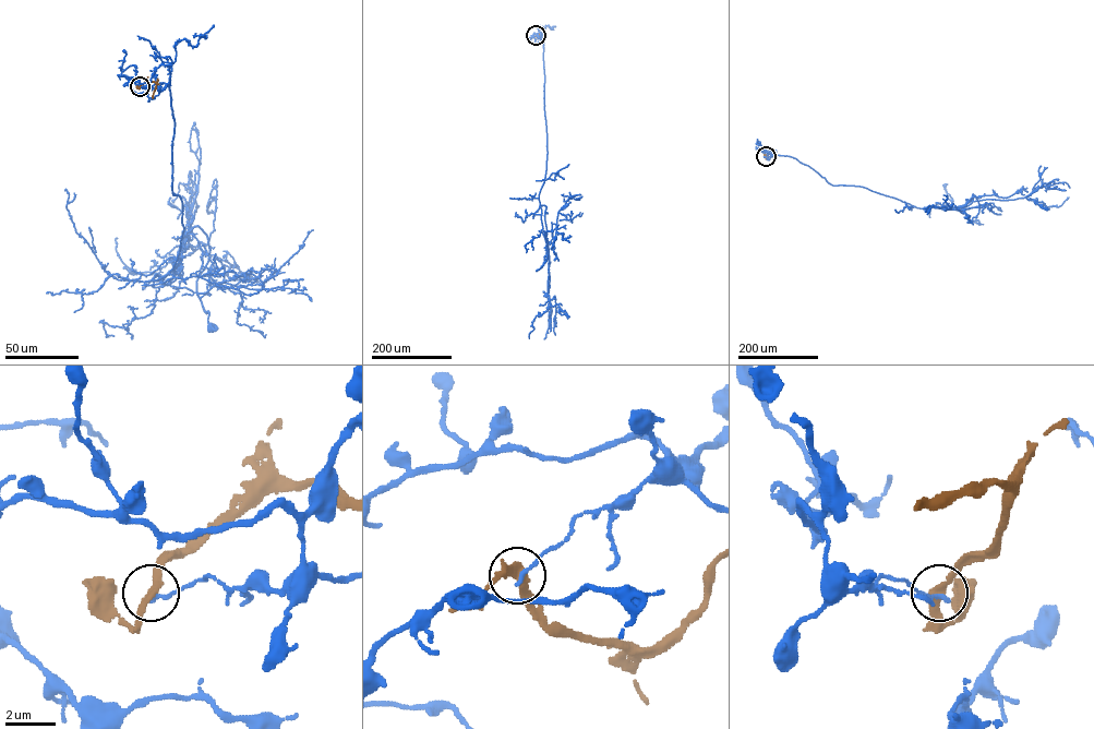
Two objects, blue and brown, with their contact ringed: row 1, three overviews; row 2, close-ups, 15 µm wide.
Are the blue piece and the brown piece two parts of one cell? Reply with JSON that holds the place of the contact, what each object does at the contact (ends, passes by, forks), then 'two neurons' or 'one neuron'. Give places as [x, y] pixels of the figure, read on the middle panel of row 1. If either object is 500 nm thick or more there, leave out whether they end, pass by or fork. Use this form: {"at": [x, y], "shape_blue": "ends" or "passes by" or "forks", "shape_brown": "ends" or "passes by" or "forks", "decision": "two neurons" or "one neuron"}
{"at": [536, 35], "shape_blue": "ends", "shape_brown": "passes by", "decision": "two neurons"}

